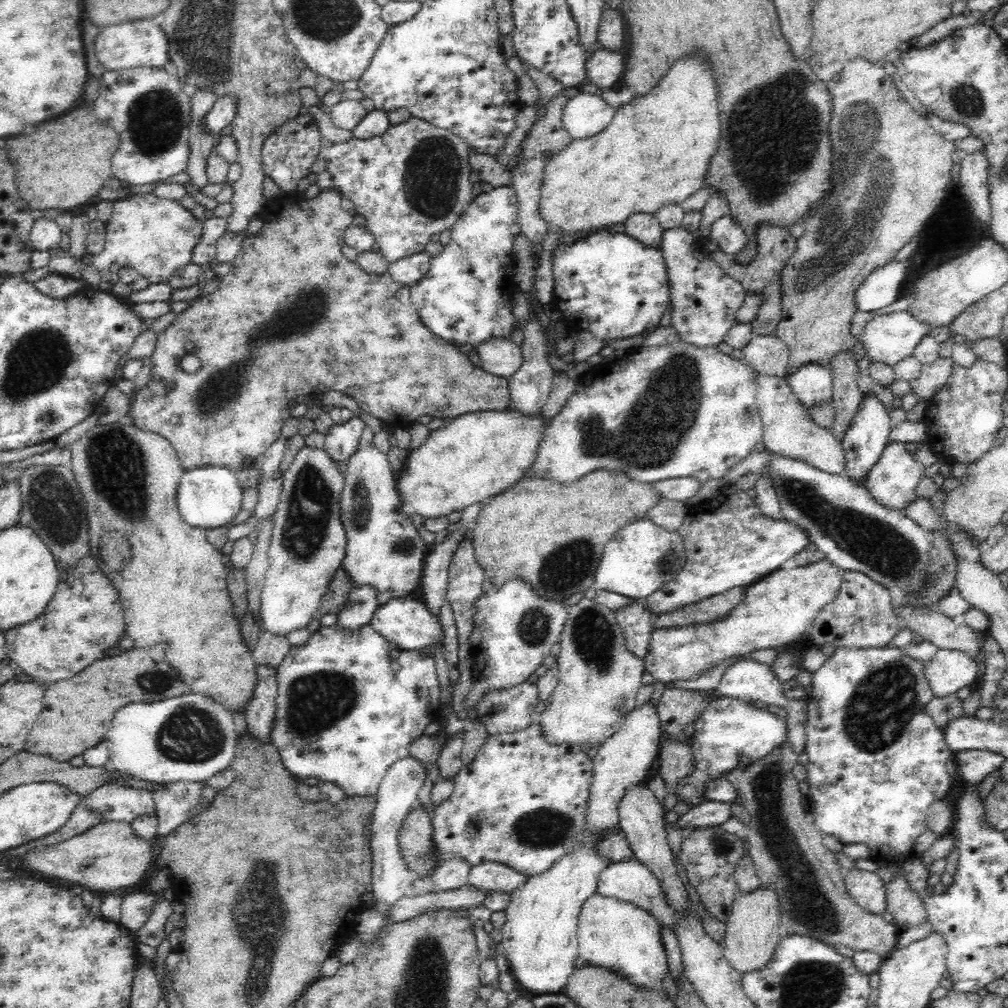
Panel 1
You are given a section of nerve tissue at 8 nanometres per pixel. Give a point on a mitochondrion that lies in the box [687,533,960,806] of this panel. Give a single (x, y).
(877, 713)

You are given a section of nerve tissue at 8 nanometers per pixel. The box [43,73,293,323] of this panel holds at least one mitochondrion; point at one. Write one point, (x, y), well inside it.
(156, 118)

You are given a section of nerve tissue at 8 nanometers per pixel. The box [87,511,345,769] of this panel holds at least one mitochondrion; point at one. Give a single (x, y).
(192, 733)

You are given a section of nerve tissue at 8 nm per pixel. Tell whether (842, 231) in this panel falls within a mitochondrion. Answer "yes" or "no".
yes

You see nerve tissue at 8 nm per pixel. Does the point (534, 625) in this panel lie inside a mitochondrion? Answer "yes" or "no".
yes

